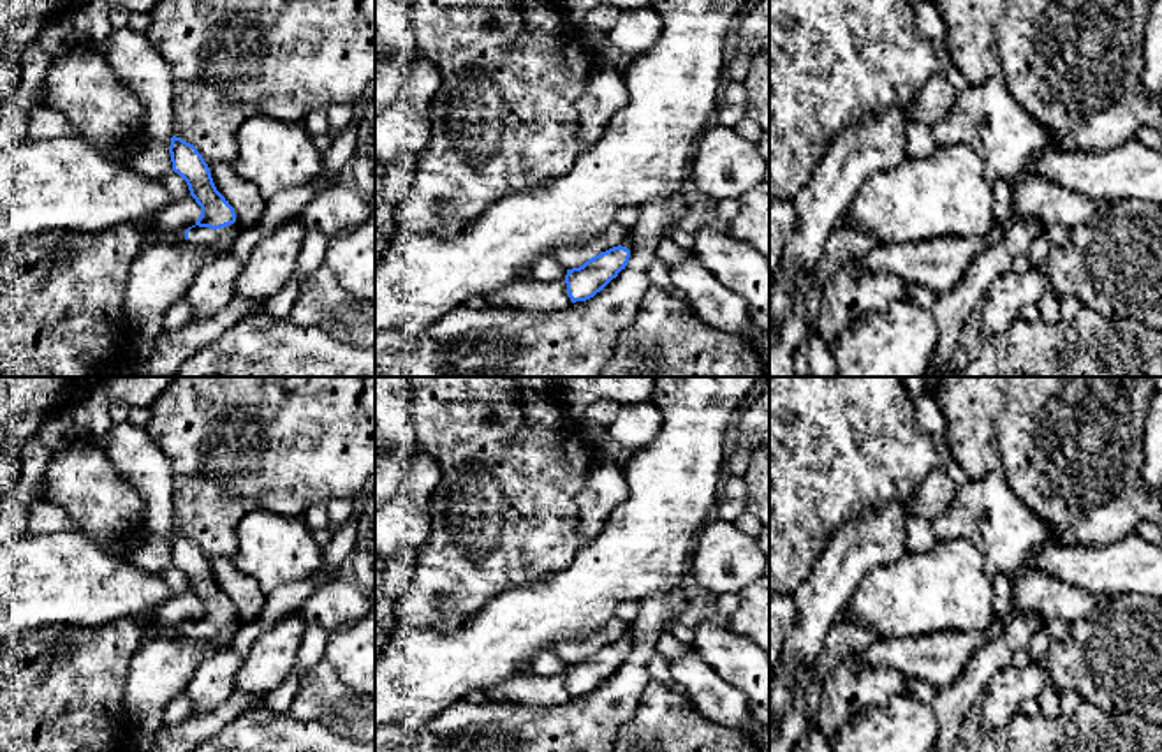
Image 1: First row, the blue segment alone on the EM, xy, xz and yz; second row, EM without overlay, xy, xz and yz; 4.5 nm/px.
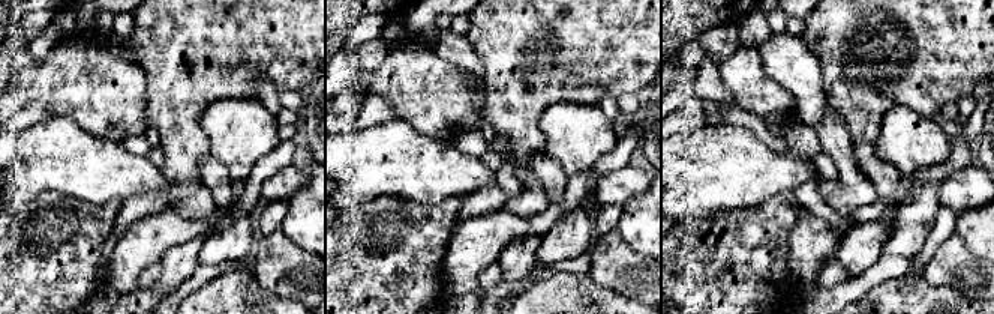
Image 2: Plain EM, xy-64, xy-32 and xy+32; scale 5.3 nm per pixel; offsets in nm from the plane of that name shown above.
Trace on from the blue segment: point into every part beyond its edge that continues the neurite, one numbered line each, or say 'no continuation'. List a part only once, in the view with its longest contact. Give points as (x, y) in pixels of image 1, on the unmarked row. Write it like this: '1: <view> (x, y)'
1: xy (208, 631)

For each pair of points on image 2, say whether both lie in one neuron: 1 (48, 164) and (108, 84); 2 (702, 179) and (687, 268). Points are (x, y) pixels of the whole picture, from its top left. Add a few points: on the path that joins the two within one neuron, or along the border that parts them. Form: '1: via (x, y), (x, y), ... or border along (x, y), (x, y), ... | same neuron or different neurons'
1: border along (54, 114), (66, 114), (87, 132), (110, 140) | different neurons
2: border along (729, 211), (676, 221) | different neurons

